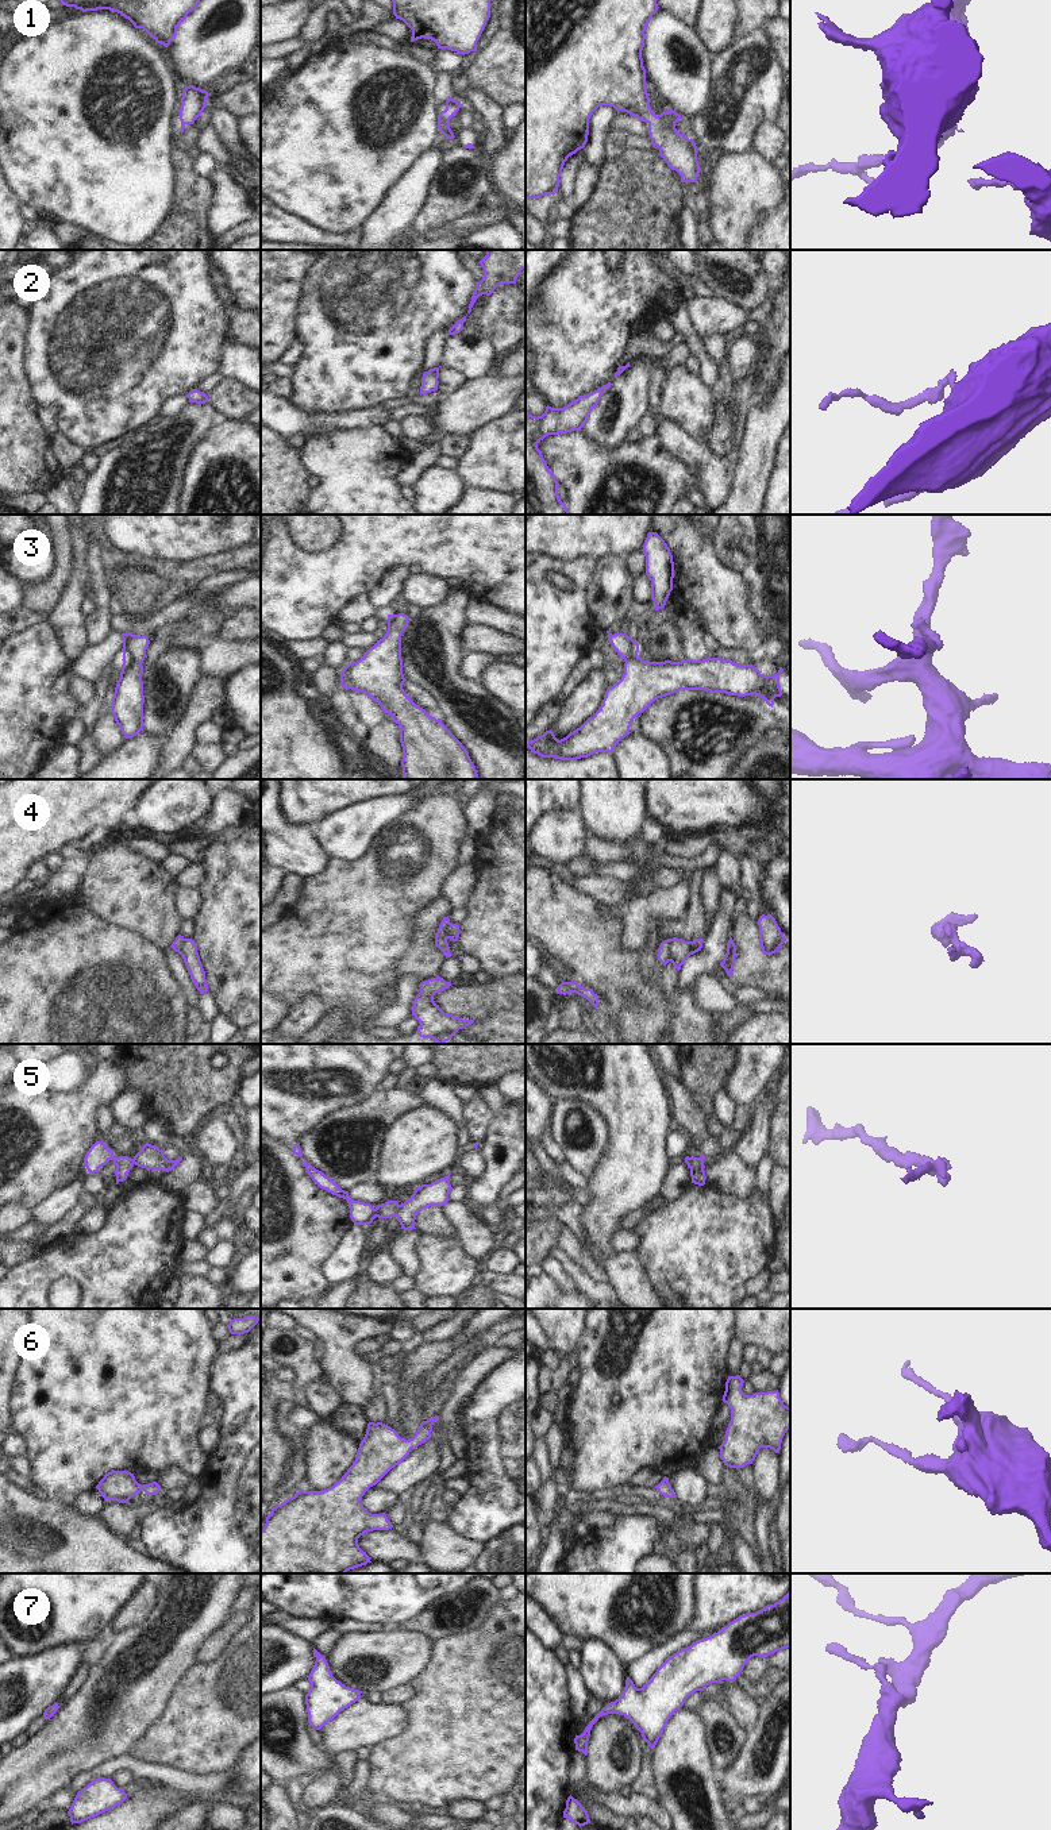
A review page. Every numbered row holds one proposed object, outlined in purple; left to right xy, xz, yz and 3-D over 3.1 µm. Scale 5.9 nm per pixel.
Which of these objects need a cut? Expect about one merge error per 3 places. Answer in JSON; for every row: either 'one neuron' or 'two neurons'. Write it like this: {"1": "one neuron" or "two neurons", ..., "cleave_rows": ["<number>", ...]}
{"1": "one neuron", "2": "one neuron", "3": "one neuron", "4": "two neurons", "5": "two neurons", "6": "one neuron", "7": "one neuron", "cleave_rows": ["4", "5"]}

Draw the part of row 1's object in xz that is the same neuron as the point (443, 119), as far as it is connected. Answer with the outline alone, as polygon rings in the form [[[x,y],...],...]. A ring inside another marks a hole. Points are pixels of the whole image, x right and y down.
[[[447,97],[446,109],[442,111],[438,116],[438,130],[446,136],[446,139],[454,139],[454,132],[450,128],[450,119],[455,116],[459,108],[463,104],[458,103],[457,100]]]

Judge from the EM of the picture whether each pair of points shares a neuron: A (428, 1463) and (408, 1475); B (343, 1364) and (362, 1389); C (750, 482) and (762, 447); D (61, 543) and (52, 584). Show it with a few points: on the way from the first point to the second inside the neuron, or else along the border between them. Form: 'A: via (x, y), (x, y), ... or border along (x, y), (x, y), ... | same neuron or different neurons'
A: via (423, 1463), (414, 1470) | same neuron
B: via (345, 1370), (357, 1383) | same neuron
C: via (753, 474), (757, 455) | same neuron
D: via (61, 553), (60, 574) | same neuron

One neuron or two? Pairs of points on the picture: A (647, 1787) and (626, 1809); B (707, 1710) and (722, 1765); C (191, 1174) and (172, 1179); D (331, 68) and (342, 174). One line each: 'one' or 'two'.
A: two
B: one
C: one
D: one

